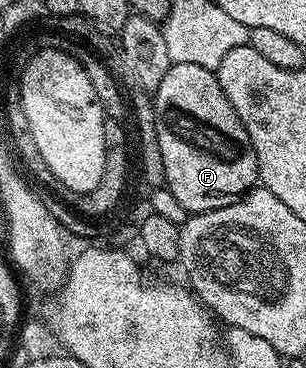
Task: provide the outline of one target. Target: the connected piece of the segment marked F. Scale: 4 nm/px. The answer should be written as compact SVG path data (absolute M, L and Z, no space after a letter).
M173 63L160 80L160 88L153 91L154 119L156 120L156 140L166 155L165 189L180 200L180 204L190 214L203 214L216 208L232 204L248 191L255 189L258 177L258 161L248 140L248 132L236 116L236 108L228 104L224 88L220 88L215 71L200 67L199 64Z

